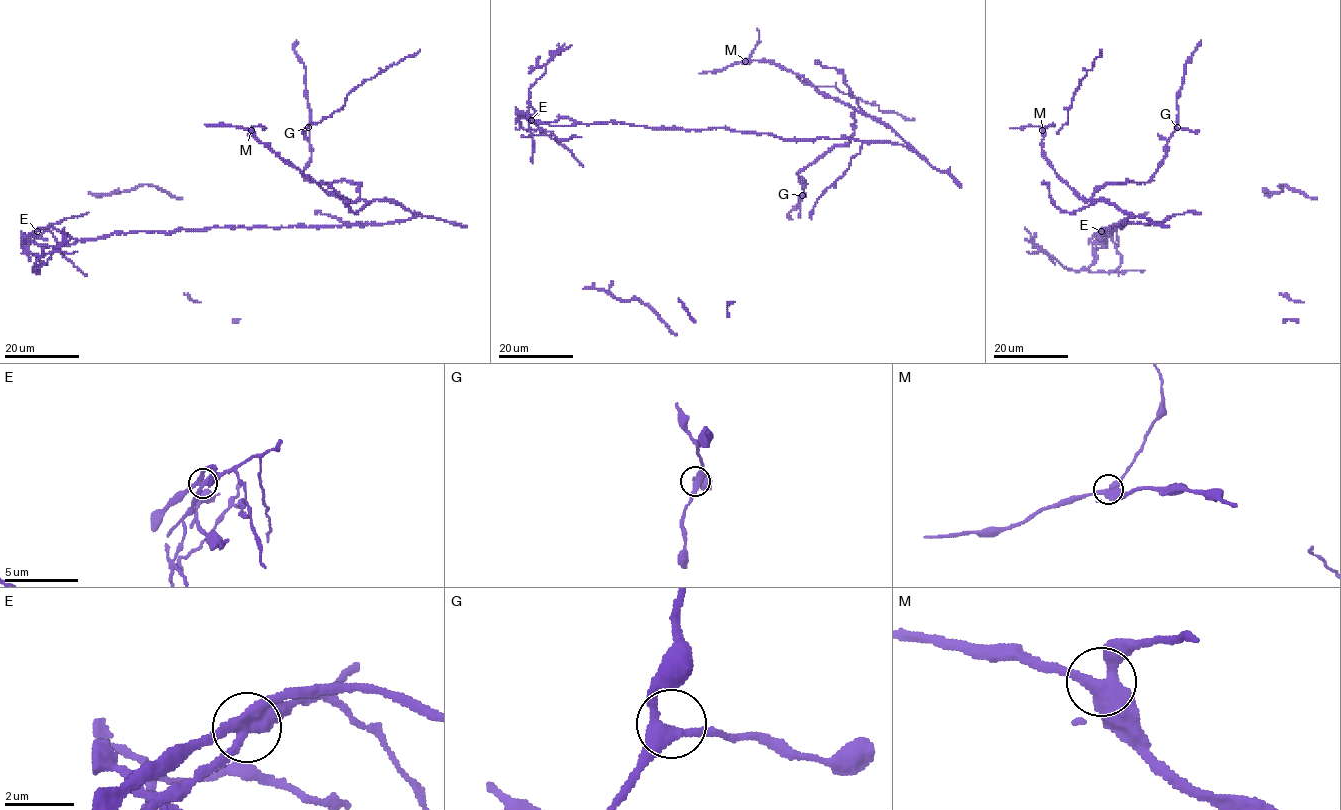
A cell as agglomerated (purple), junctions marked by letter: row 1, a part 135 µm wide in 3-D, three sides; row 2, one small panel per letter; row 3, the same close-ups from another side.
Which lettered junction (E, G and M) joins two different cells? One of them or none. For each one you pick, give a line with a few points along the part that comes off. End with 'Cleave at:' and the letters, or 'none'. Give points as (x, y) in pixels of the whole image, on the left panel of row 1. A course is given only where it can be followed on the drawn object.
E: foreign part runs (36, 231), (28, 240), (28, 250), (40, 262), (35, 271), (57, 249), (64, 235), (64, 228)
Cleave at: E

